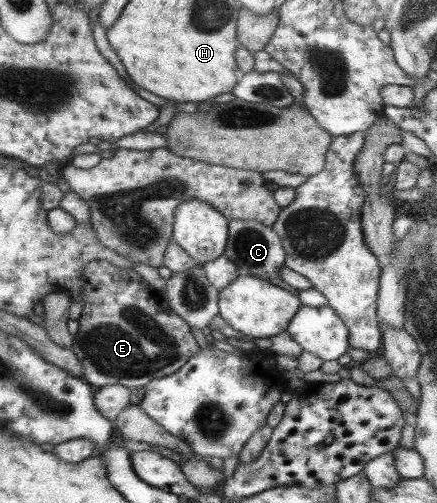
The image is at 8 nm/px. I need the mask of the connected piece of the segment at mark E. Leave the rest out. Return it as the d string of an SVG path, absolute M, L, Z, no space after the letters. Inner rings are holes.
M106 260L90 261L81 271L81 290L84 305L70 350L82 364L81 379L86 383L96 387L120 384L136 391L153 379L174 373L200 348L189 332L189 325L158 296L155 287L146 283L132 268L121 268Z

